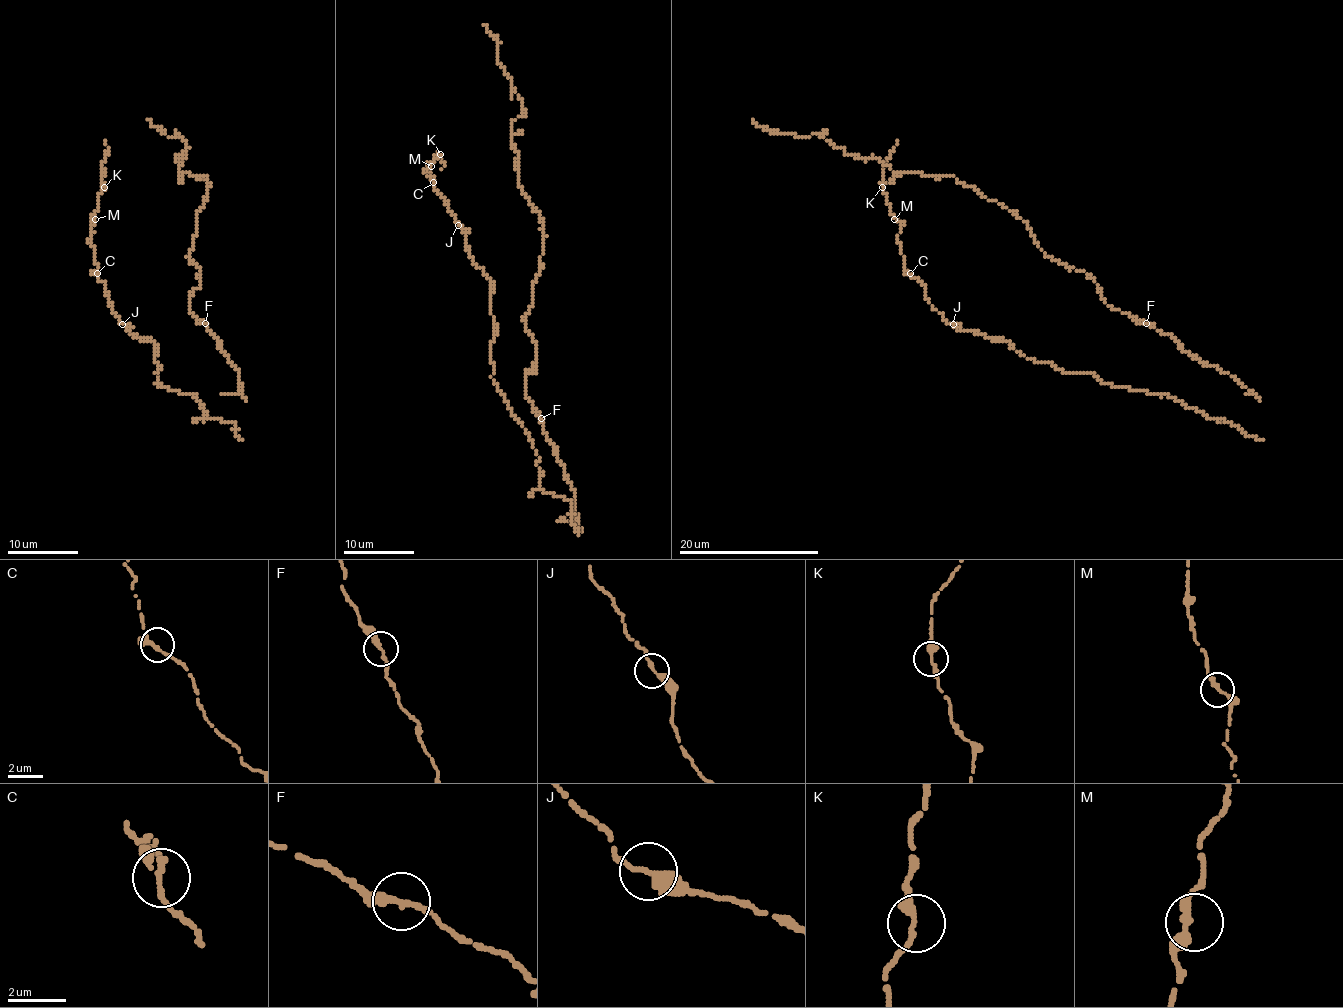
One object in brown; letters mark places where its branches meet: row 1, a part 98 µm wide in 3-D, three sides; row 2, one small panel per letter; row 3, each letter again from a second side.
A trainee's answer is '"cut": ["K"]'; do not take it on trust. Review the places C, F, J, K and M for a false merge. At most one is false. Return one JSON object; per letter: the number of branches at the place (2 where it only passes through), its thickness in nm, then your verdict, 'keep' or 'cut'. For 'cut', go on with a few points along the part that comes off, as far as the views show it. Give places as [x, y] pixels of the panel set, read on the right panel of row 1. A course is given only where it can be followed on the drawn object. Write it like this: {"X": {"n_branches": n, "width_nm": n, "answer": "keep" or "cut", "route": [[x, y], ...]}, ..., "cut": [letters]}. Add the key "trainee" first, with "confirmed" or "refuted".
{"trainee": "refuted", "C": {"n_branches": 2, "width_nm": 260, "answer": "keep"}, "F": {"n_branches": 2, "width_nm": 260, "answer": "keep"}, "J": {"n_branches": 2, "width_nm": 260, "answer": "keep"}, "K": {"n_branches": 2, "width_nm": 280, "answer": "keep"}, "M": {"n_branches": 2, "width_nm": 260, "answer": "keep"}, "cut": []}

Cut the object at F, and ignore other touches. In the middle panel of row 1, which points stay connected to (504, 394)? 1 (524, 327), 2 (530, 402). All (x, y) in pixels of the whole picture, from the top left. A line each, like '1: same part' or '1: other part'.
1: other part
2: other part

